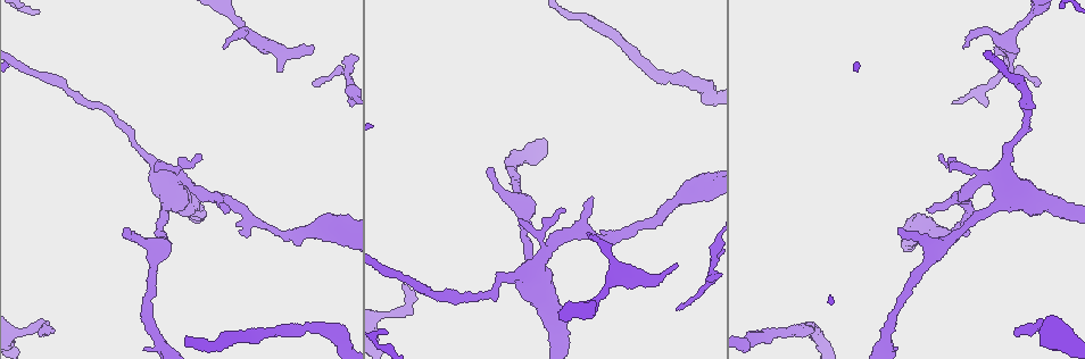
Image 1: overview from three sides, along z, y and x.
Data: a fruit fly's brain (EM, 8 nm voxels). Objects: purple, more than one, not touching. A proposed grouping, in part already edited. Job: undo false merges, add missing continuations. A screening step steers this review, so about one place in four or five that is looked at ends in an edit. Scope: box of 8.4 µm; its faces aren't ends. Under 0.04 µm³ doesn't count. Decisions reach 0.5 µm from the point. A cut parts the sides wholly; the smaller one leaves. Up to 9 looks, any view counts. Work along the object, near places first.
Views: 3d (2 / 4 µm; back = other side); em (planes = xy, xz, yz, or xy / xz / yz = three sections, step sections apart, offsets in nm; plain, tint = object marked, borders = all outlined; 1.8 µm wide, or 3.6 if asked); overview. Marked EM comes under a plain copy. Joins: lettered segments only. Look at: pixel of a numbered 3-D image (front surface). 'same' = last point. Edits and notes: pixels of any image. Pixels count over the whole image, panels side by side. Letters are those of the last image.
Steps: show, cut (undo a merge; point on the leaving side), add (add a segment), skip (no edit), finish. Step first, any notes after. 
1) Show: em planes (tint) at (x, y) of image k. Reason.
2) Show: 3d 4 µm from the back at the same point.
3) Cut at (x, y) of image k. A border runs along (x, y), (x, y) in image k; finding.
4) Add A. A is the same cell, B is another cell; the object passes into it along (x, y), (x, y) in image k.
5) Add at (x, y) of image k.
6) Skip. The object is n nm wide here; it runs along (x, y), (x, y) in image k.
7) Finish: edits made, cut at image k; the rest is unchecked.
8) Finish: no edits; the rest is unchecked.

Show: em planes (tint) at (39, 334) of image 1. Free end.

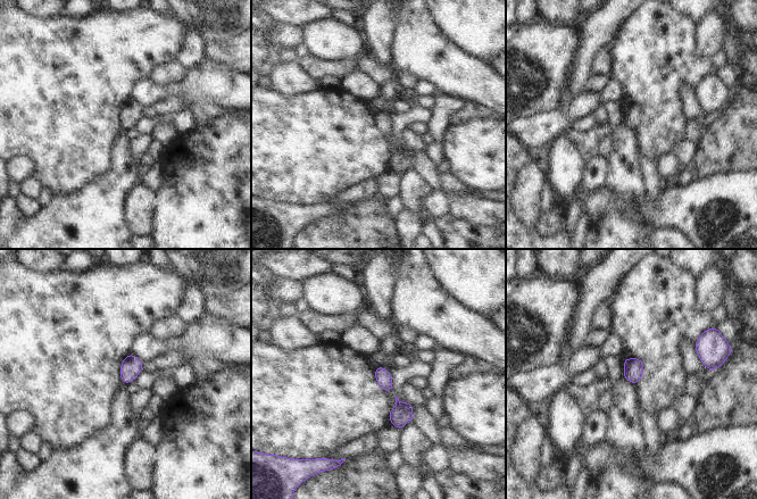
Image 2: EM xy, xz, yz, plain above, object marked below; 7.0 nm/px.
Show: em planes (borders) at the same point. See the neighbours.

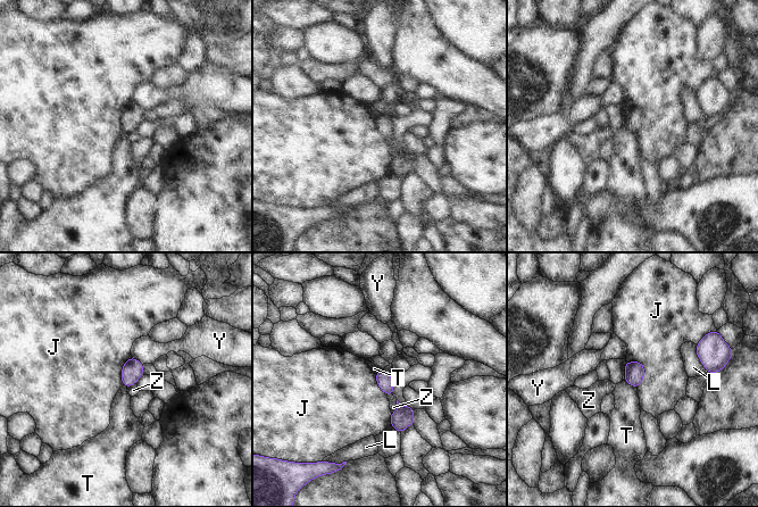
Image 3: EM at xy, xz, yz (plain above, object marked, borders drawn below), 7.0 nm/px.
Skip. J, L, T, Y and Z are other cells; a border runs along (626, 360), (643, 365), (636, 388) in image 3; no lettered segment goes on from it.

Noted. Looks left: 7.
Show: em xy step 4 (tint) at (490, 170) of image 1. An open end.

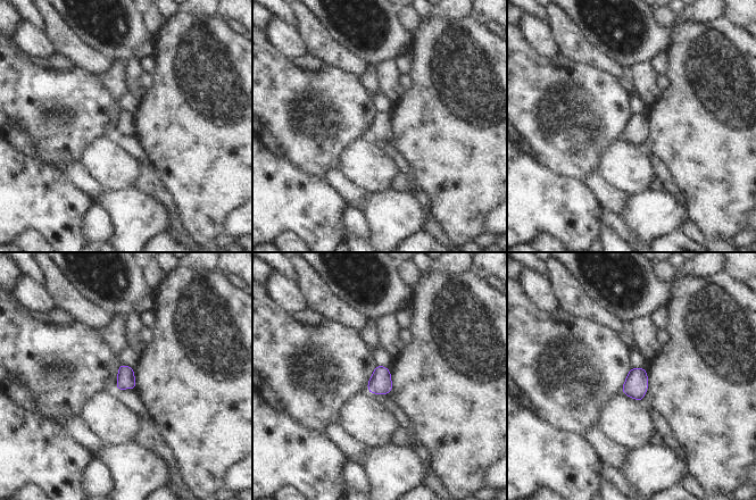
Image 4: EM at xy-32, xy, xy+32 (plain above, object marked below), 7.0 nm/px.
Show: em planes (borders) at the same point.

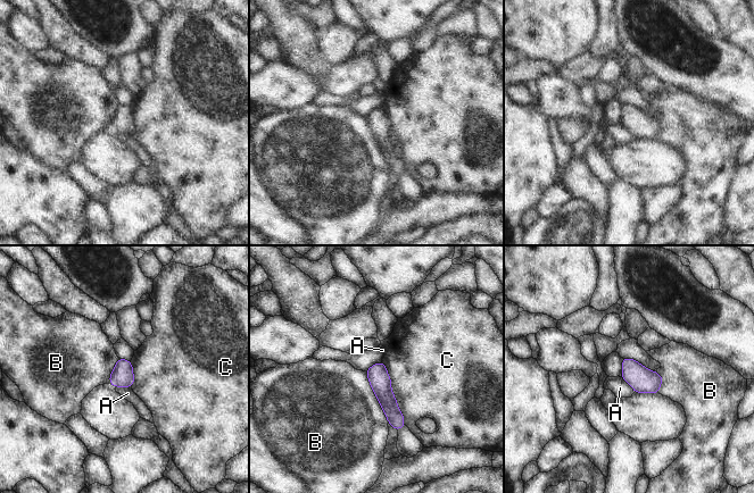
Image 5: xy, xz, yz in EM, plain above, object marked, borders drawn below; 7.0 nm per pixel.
Skip. The object is 150 nm wide here; A, B and C are other cells; it runs along (376, 366), (383, 394), (400, 425) in image 5; no lettered segment goes on from it.

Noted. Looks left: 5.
Show: em xz step 8 (tint) at (565, 211) of image 1. Tapers out.

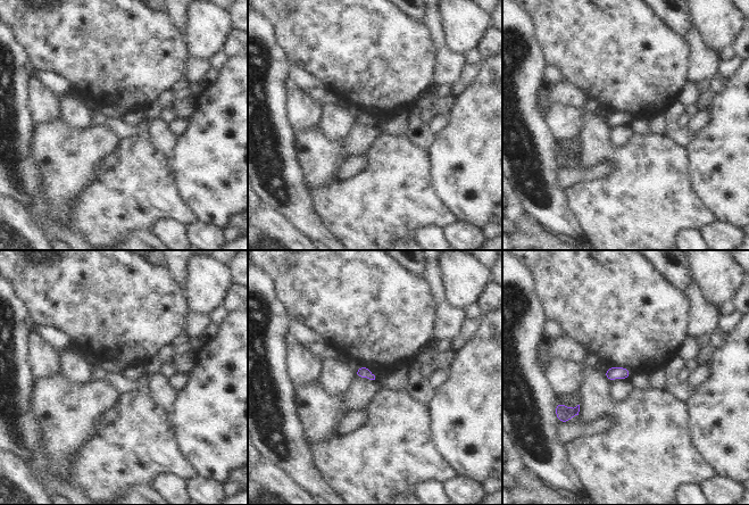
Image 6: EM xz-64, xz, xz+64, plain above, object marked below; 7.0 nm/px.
Show: em yz step 16 (borders) at the same point.

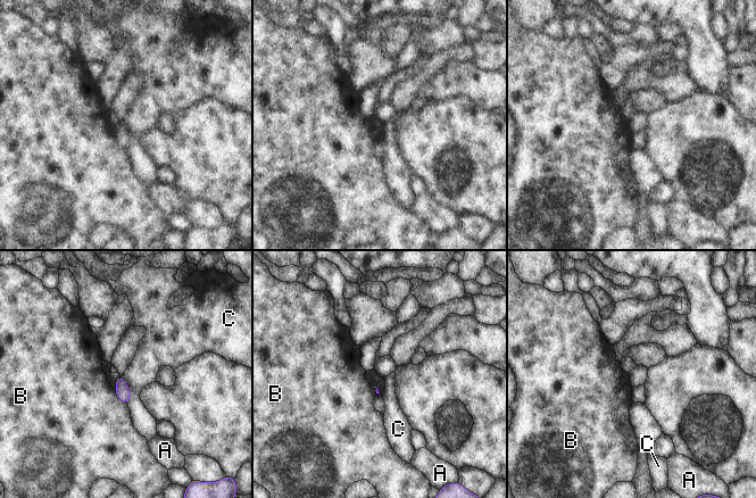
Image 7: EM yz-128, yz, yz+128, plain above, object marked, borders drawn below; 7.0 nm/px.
Skip. The longest contact is with C, 200 nm; A, B and C are other cells; a border runs along (122, 375), (129, 388), (127, 403) in image 7; none of them fits.

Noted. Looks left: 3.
Show: 3d 4 µm at (313, 46) of image 1. An open end.

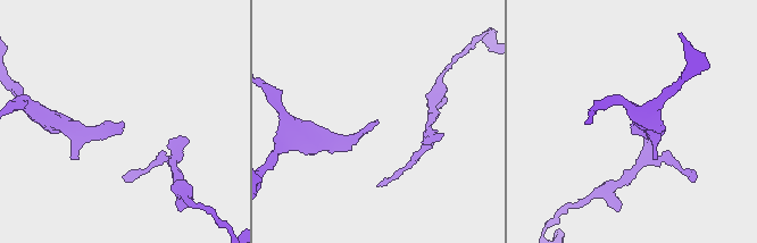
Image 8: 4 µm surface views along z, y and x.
Show: em planes (borders) at (631, 125) of image 8.

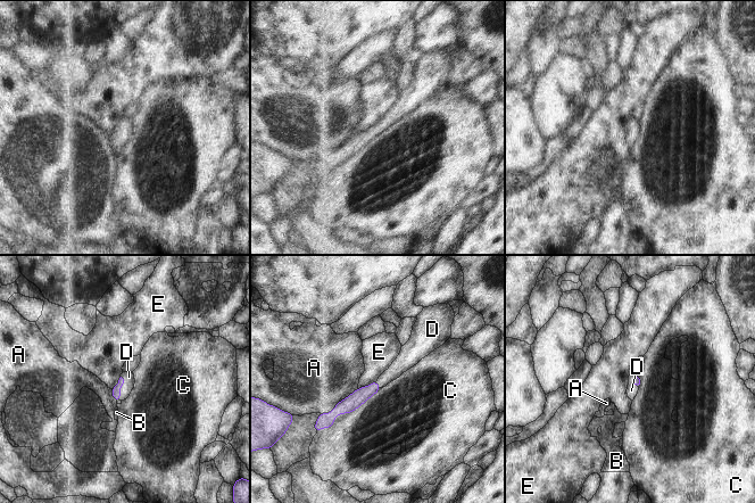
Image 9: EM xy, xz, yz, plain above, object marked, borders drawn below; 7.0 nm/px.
Add D. D is the same cell, A, B, C and E are other cells; it goes on there.

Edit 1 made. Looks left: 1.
Finish: edits made, add at image 9; the rest is unchecked.

